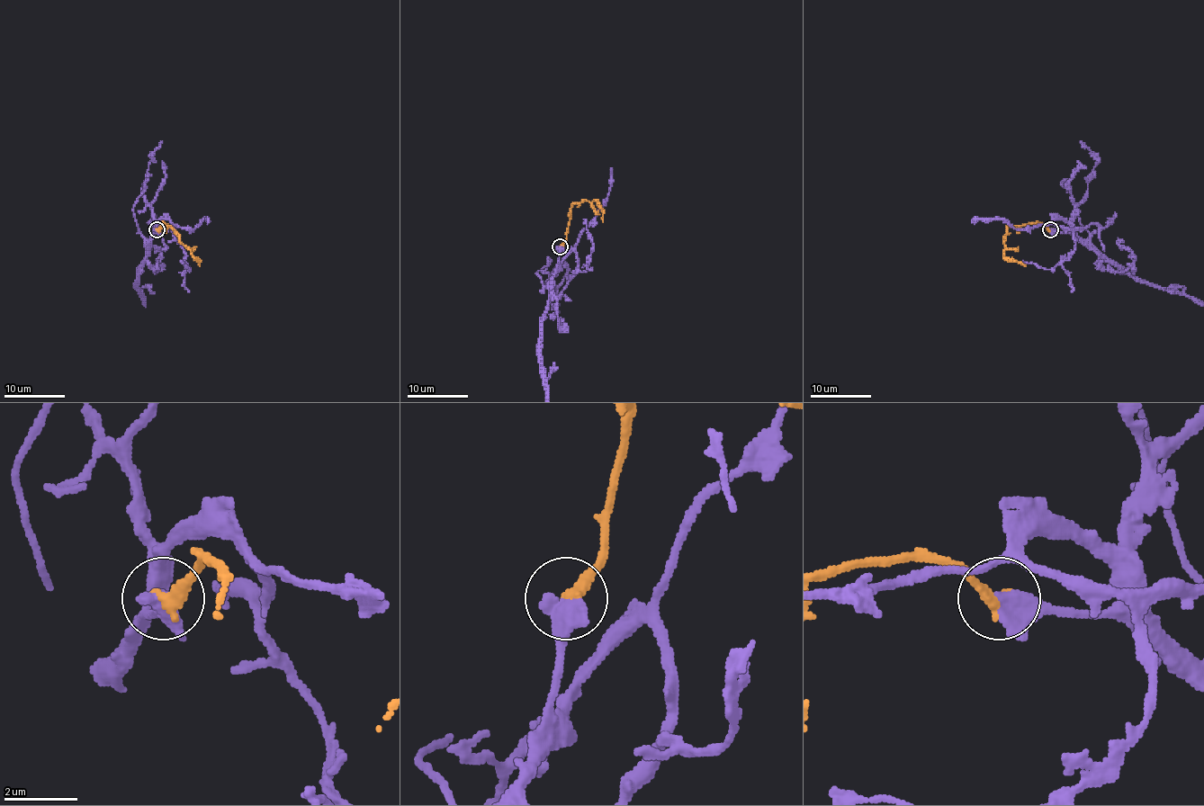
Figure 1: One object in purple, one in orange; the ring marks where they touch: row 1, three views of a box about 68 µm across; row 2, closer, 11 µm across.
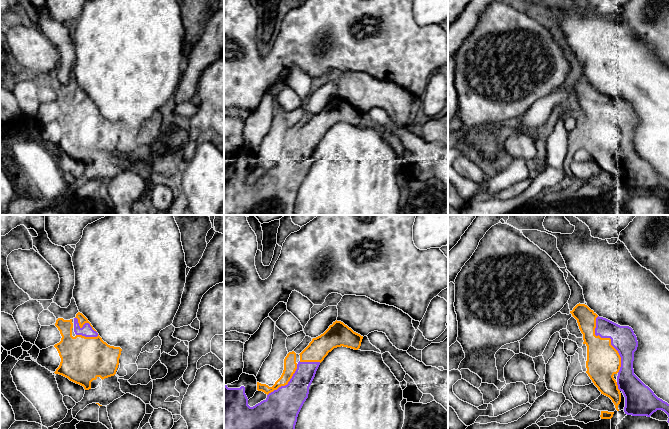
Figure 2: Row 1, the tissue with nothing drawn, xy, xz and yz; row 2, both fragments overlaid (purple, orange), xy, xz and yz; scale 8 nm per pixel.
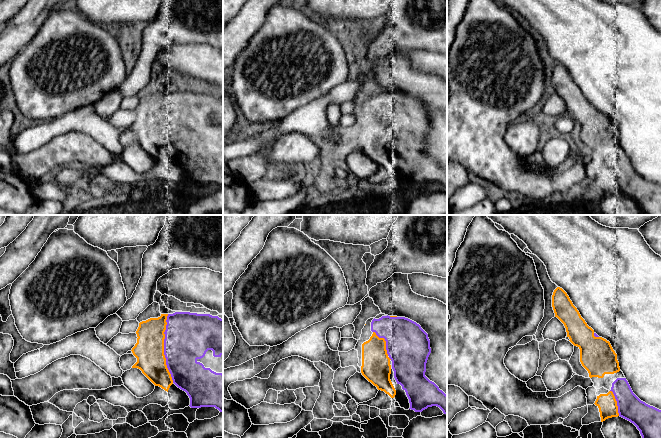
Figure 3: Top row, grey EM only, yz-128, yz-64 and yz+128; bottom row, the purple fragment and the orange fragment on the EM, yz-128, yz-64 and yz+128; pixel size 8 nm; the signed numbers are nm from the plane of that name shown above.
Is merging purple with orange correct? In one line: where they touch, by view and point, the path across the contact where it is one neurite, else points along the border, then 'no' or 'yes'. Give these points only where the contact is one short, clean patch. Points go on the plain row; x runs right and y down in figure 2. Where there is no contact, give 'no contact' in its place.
contact yz (610, 114); yes

